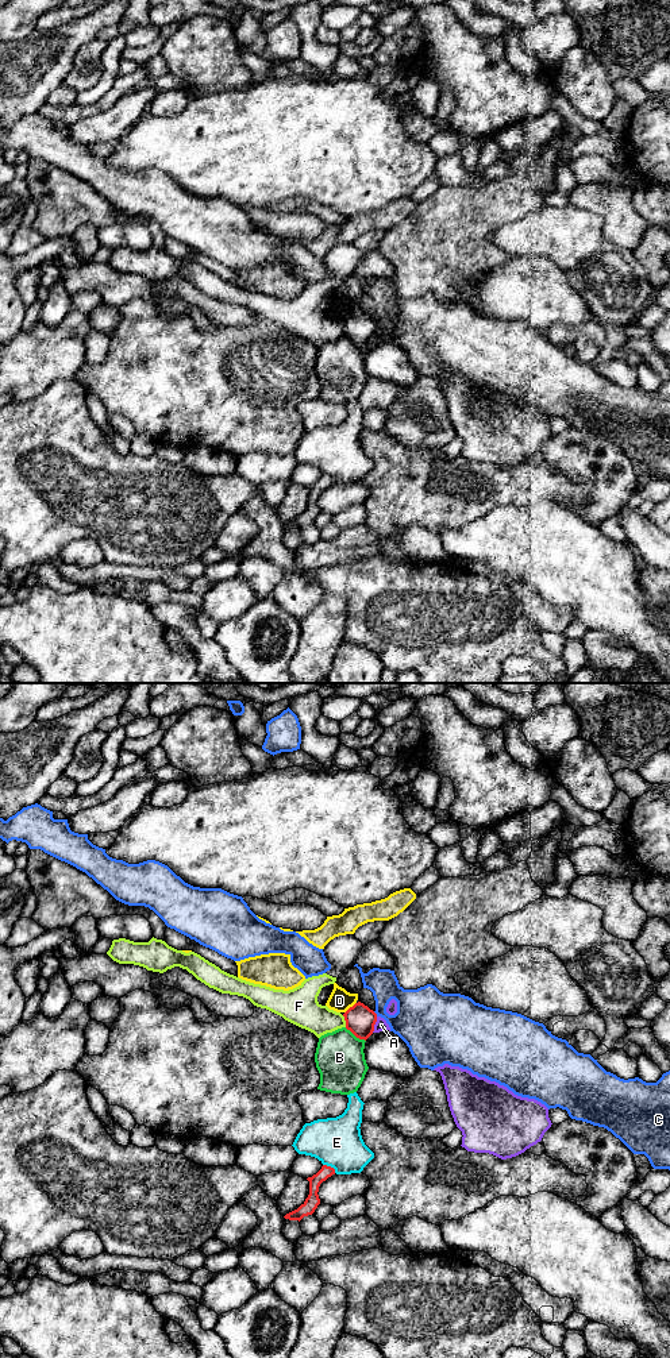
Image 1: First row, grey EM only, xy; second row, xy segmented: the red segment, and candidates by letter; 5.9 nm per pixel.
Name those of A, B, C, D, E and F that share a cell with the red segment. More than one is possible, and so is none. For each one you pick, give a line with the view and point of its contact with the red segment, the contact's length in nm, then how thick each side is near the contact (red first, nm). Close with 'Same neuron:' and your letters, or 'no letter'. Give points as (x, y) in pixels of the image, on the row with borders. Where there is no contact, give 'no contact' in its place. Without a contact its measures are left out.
Same neuron: no letter

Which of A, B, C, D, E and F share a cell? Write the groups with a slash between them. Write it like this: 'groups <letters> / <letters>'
groups A / B / C / D / E / F

